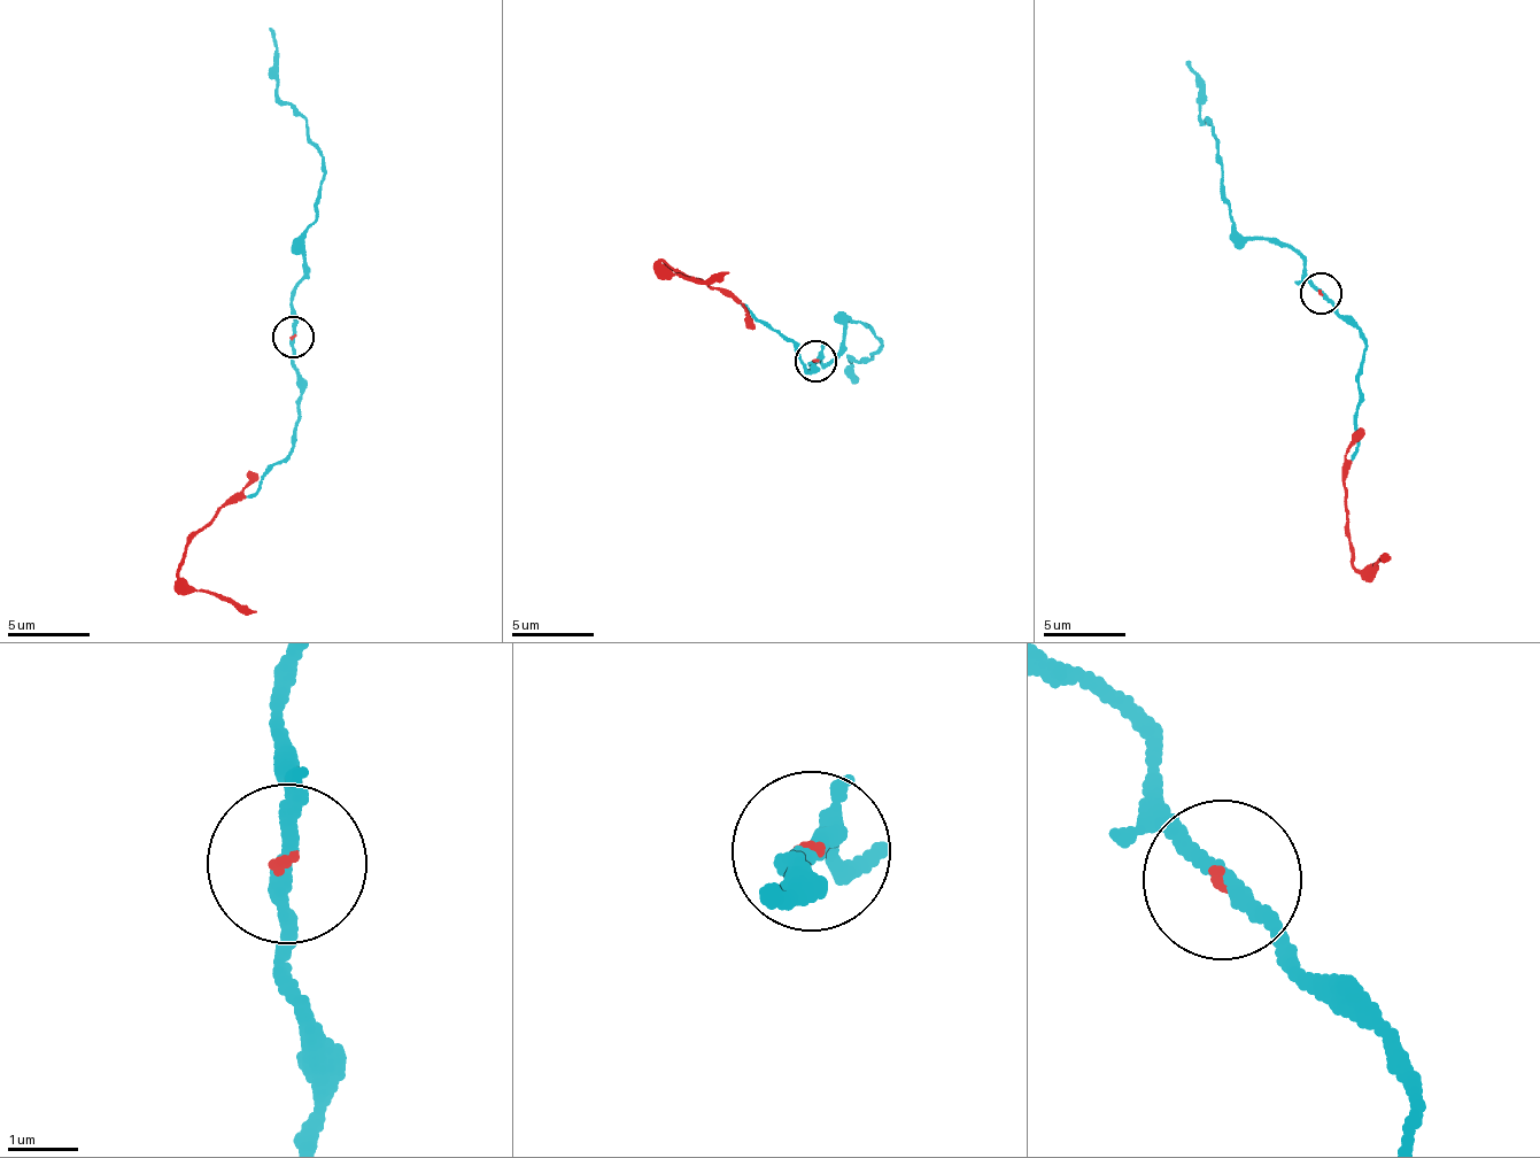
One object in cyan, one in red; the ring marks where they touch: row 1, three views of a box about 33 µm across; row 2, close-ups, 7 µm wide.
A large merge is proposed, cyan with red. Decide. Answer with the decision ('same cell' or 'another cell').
same cell

